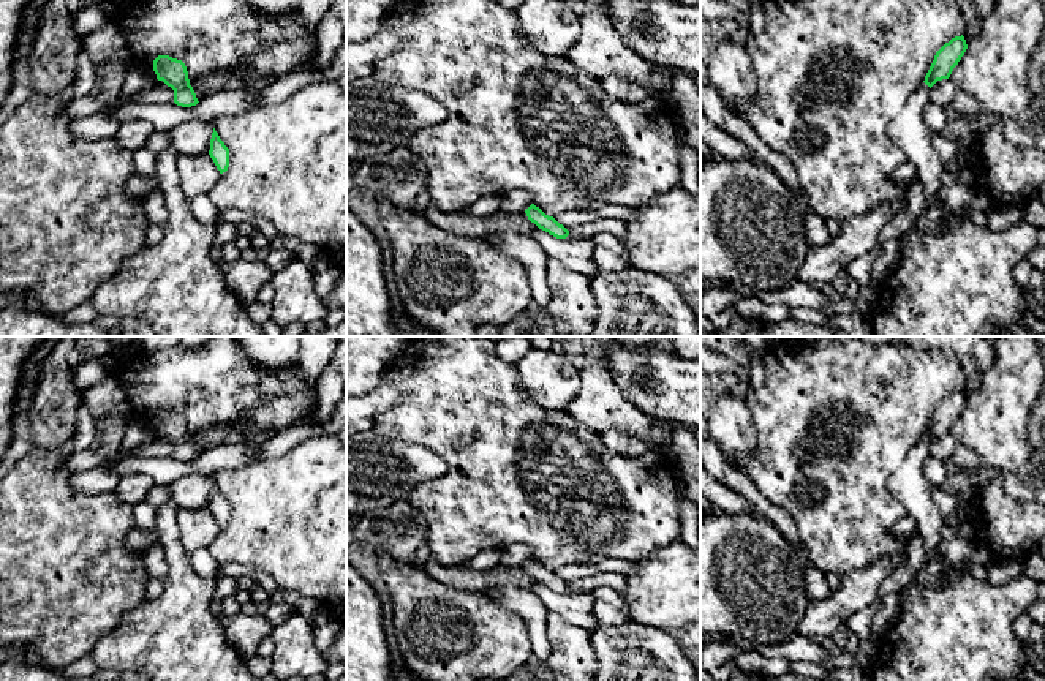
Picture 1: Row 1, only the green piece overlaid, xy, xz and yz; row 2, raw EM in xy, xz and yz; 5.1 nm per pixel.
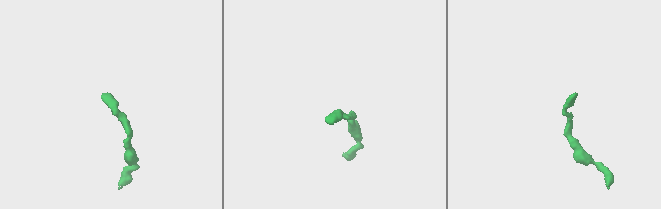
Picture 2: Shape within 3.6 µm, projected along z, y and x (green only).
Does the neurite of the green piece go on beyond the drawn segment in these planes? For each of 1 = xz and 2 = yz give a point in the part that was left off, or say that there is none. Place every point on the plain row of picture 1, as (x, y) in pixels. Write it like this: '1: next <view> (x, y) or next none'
1: next none
2: next none

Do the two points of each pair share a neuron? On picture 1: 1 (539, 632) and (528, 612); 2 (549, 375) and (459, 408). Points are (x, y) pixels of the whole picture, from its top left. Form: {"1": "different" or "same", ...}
{"1": "same", "2": "different"}

